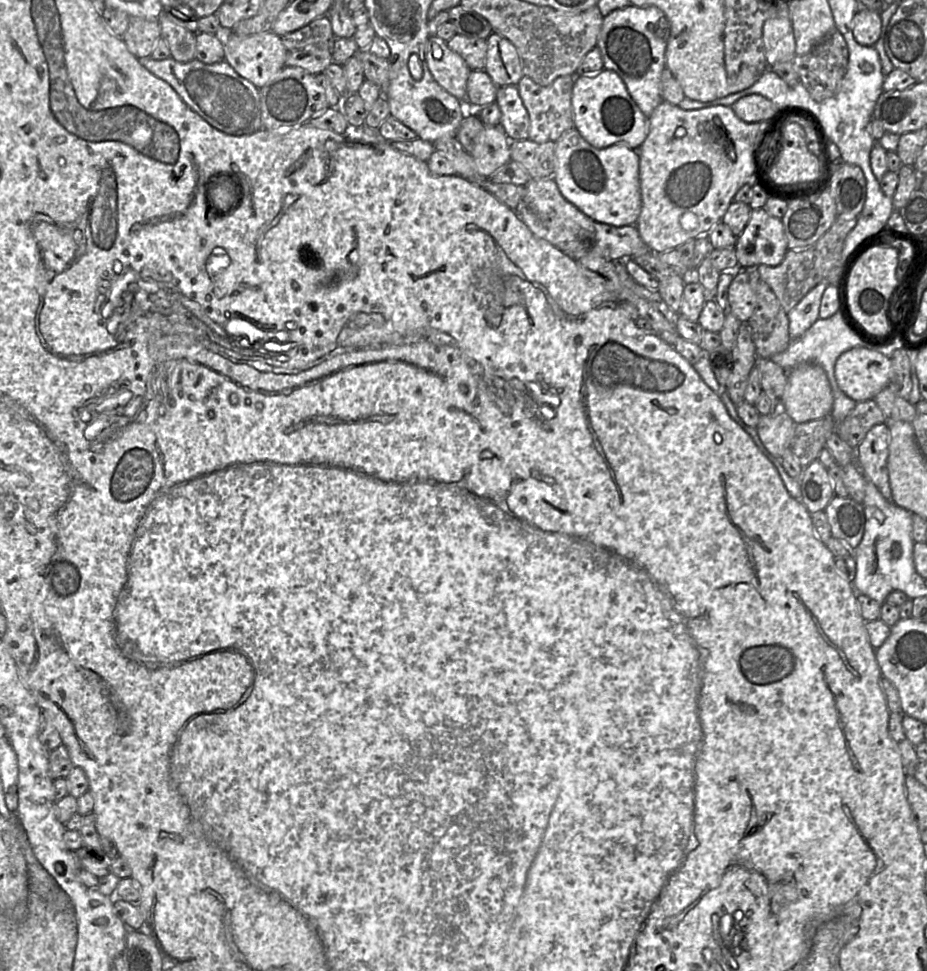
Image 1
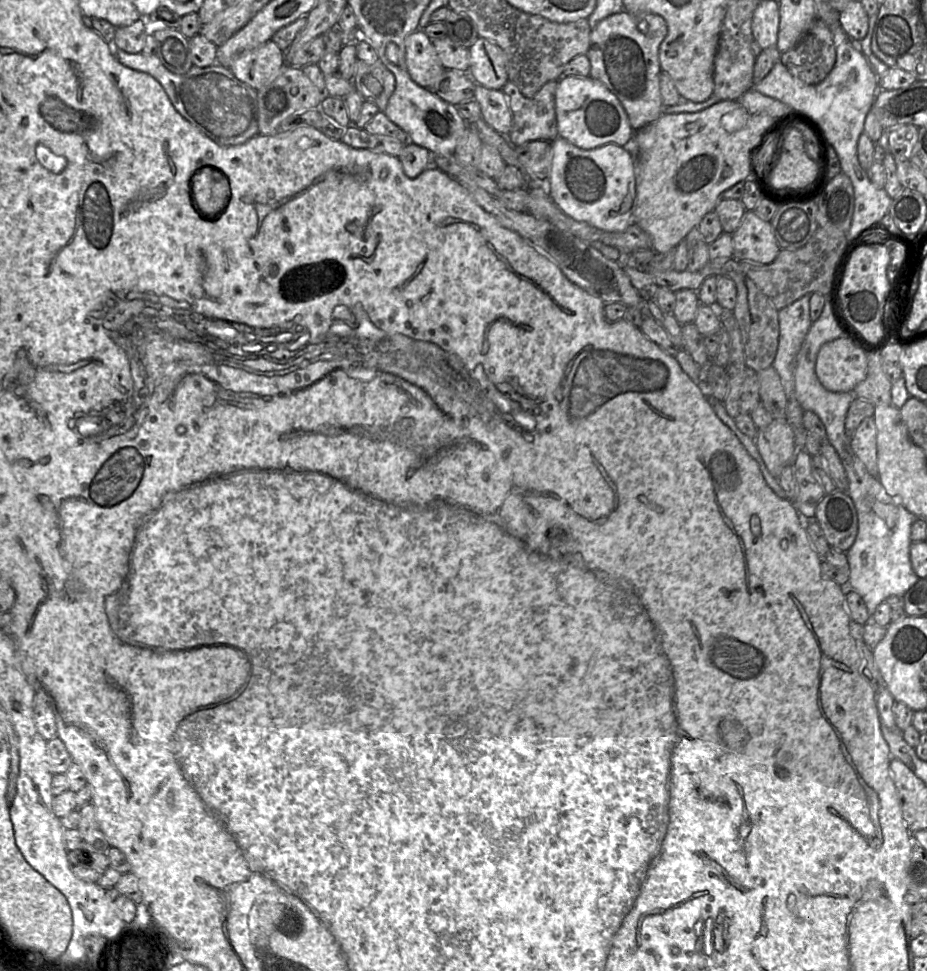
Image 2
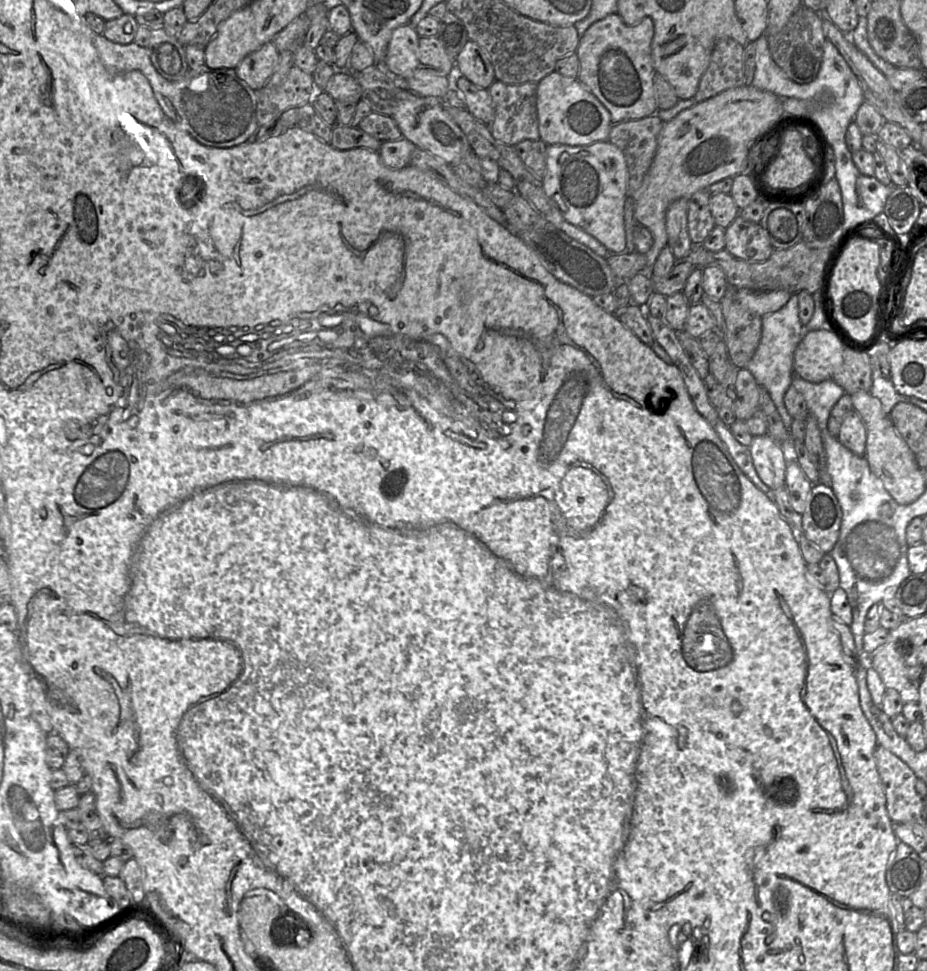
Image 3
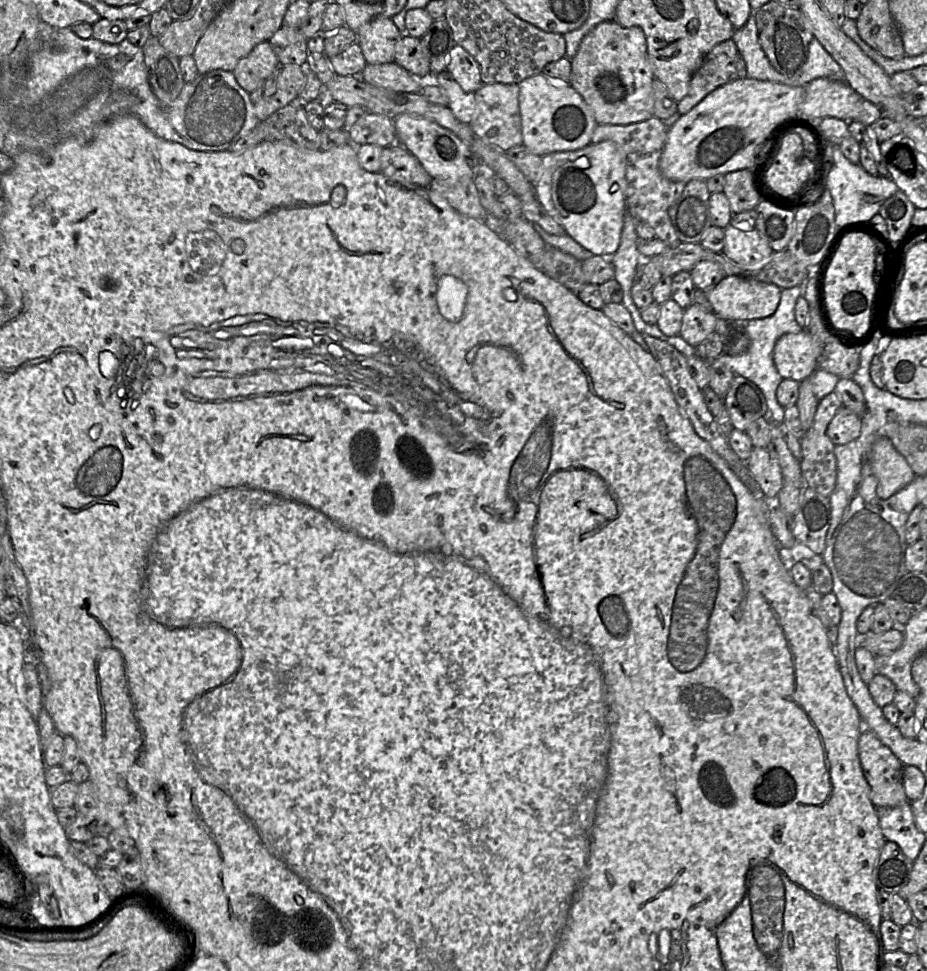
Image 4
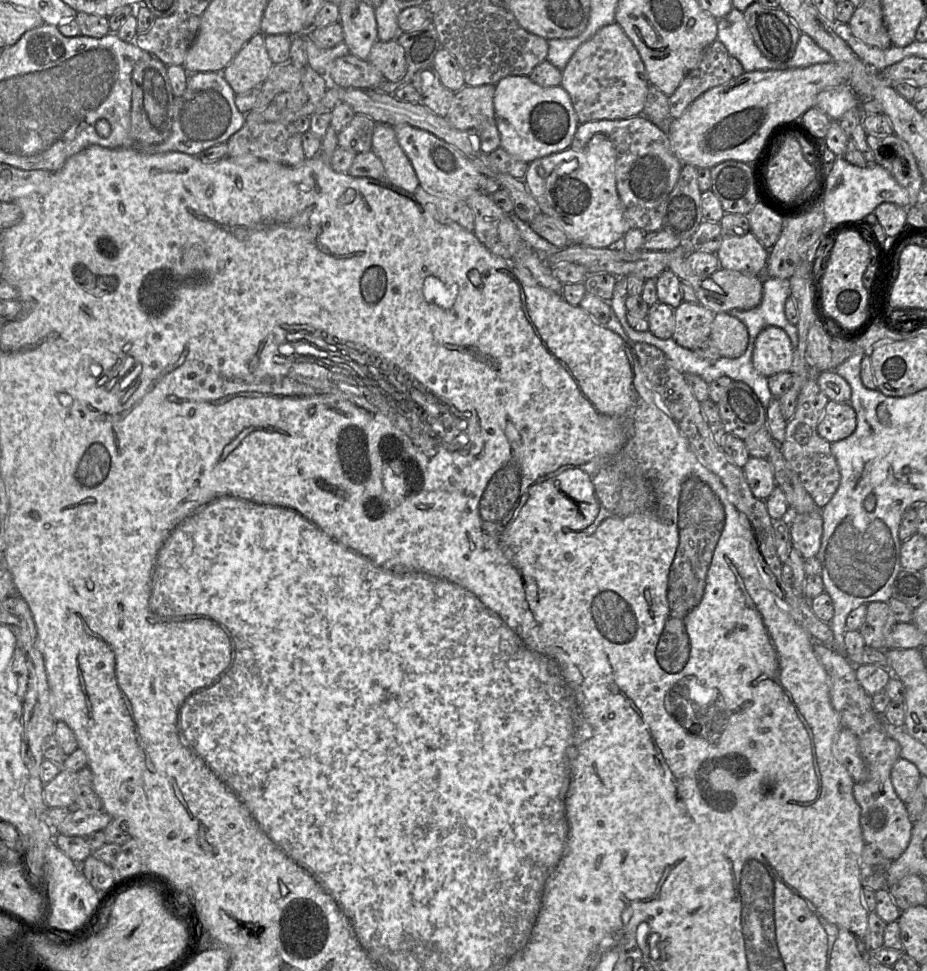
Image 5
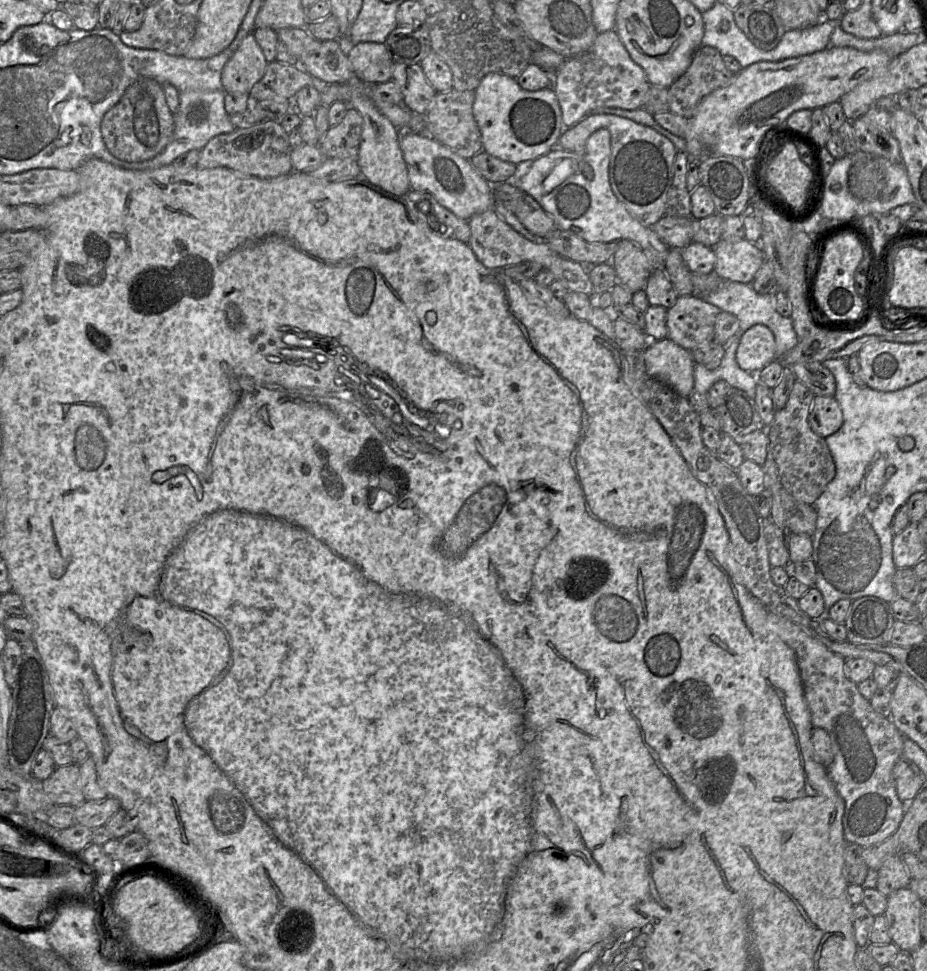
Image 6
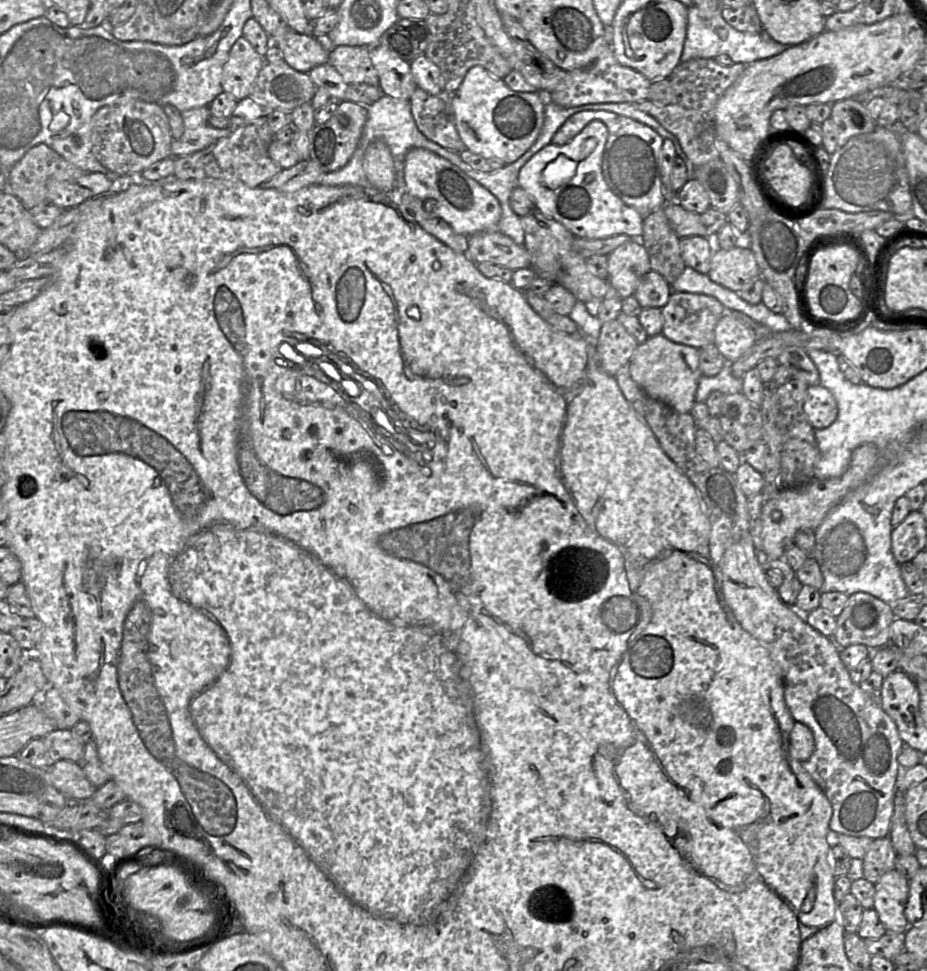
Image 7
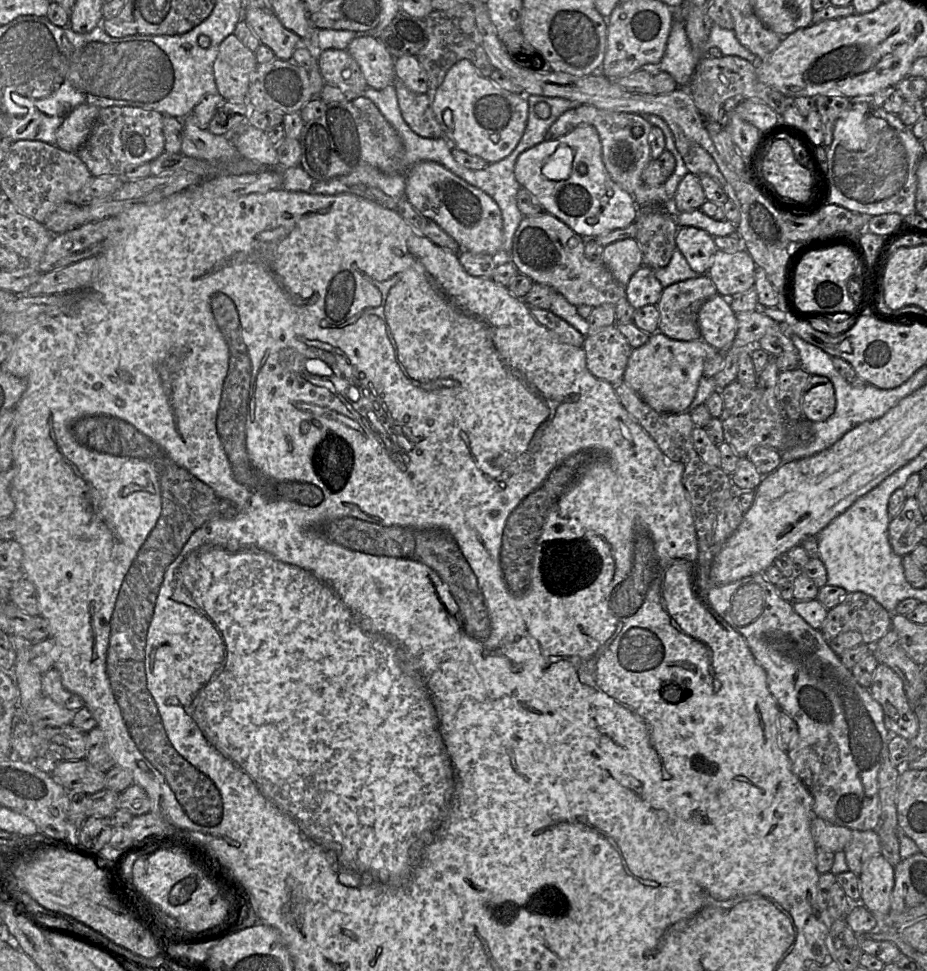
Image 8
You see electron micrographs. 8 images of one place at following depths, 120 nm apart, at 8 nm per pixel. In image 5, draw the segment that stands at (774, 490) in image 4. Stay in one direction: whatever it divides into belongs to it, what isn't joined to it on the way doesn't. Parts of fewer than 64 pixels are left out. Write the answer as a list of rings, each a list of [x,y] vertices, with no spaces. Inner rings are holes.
[[[750,456],[742,468],[753,495],[766,500],[776,486],[771,463],[768,459]]]

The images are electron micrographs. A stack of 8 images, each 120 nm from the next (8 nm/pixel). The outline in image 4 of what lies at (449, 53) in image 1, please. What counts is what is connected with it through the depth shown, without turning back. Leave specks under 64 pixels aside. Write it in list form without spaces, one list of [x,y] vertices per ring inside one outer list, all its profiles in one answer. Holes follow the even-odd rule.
[[[378,17],[359,28],[356,43],[368,64],[392,63],[396,43],[402,35],[391,18]]]

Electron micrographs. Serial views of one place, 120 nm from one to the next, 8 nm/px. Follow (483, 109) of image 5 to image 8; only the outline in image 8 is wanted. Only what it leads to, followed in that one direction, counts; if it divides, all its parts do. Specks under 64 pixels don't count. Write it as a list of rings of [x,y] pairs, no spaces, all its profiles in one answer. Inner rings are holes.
[[[395,80],[395,91],[401,116],[409,128],[424,138],[444,138],[432,108],[432,92],[416,94]]]

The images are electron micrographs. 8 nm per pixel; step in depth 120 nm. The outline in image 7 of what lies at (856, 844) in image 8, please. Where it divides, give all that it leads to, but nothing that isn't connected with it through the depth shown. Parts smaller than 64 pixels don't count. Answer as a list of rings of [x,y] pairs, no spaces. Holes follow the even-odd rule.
[[[888,837],[873,839],[870,849],[862,859],[863,878],[876,884],[883,874],[895,869],[897,855]]]

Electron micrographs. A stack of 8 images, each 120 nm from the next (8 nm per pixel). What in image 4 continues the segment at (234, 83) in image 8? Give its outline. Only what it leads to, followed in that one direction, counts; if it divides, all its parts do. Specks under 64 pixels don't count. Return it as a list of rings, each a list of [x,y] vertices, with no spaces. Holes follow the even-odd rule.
[[[264,41],[241,58],[232,73],[237,83],[251,93],[276,70],[279,63],[270,43]]]

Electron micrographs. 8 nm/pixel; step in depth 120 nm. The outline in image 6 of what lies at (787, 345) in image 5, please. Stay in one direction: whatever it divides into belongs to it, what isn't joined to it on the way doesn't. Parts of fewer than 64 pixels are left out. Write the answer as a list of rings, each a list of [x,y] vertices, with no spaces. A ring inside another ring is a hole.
[[[754,325],[741,335],[736,351],[736,361],[741,369],[757,373],[775,360],[775,337],[767,326]]]

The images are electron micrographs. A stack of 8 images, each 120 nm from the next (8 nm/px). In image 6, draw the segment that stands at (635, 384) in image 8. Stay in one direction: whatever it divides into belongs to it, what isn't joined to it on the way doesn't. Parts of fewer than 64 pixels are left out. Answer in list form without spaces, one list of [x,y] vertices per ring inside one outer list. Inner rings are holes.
[[[669,338],[649,341],[644,352],[644,361],[647,373],[665,383],[678,395],[688,397],[694,389],[694,360],[691,351],[679,346]]]

